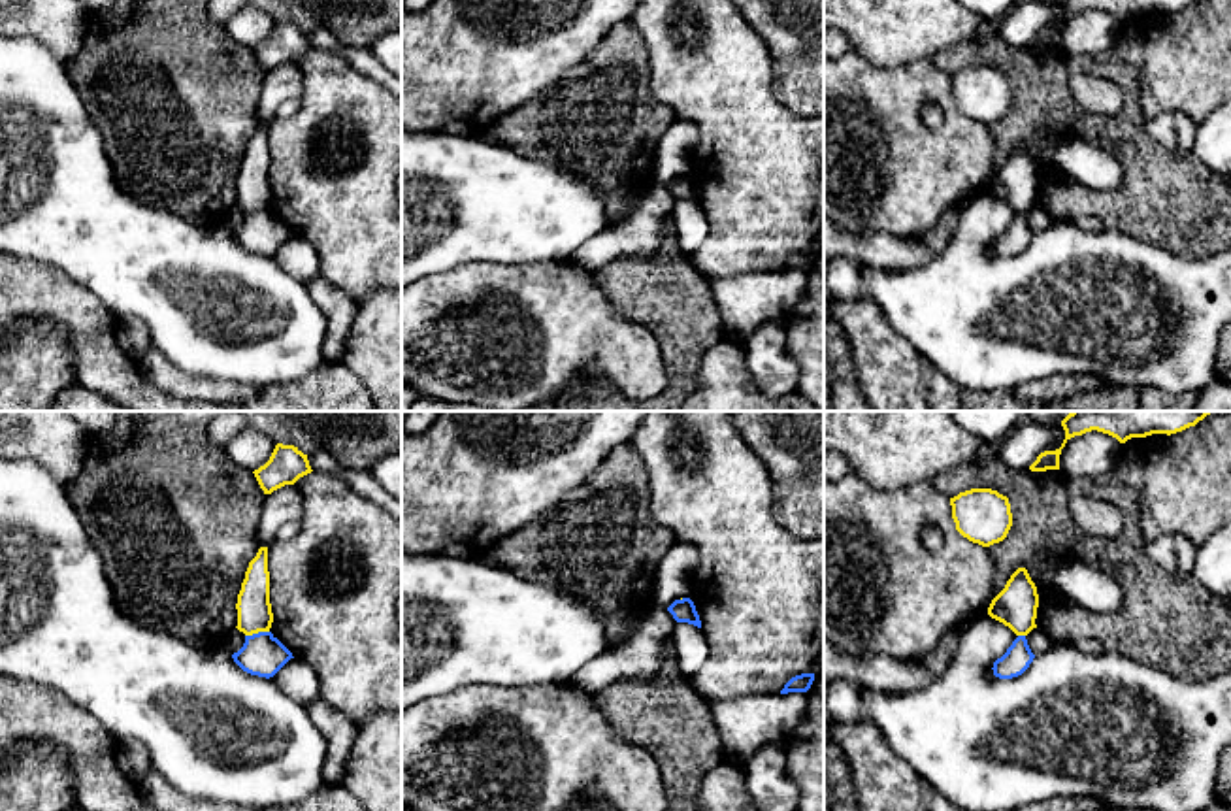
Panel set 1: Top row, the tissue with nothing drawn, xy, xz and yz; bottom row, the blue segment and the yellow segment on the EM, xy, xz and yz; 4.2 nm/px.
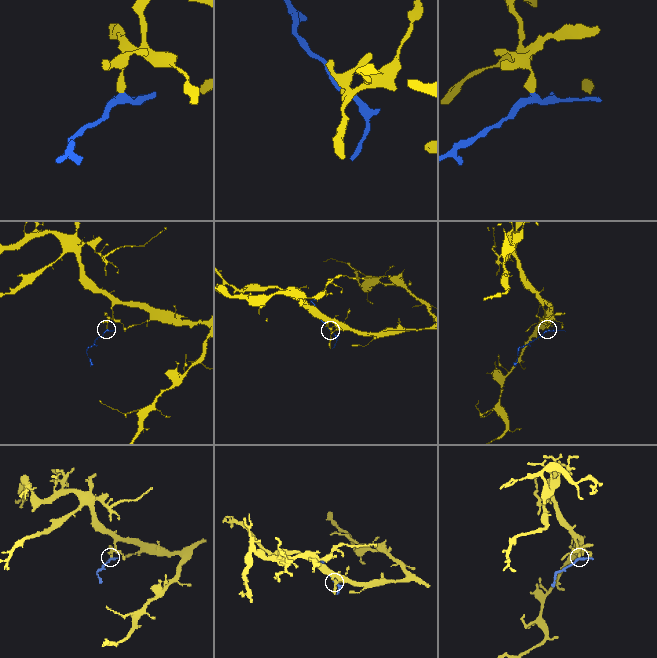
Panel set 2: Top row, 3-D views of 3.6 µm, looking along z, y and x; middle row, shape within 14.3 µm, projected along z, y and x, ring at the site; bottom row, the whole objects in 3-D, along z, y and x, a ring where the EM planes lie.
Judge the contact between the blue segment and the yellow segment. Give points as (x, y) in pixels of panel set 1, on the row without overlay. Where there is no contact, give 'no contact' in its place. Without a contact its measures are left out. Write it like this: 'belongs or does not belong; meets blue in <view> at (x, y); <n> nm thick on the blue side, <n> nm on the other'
does not belong; meets blue in xy at (259, 210); 180 nm thick on the blue side, 150 nm on the other

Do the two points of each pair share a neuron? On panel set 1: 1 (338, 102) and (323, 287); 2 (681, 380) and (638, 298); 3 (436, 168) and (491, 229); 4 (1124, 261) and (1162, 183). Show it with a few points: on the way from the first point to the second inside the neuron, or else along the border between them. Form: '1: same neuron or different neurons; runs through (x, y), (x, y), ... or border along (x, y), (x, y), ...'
1: different neurons; border along (321, 274), (357, 300)
2: same neuron; runs through (681, 359), (681, 342), (658, 319)
3: same neuron; runs through (451, 183), (481, 214)
4: different neurons; border along (1103, 227), (1162, 246), (1177, 255)

